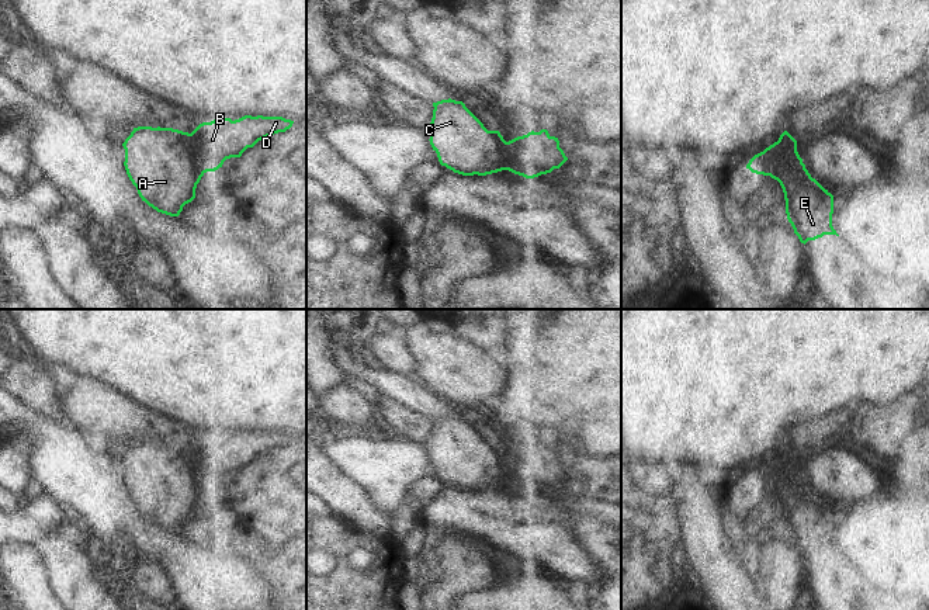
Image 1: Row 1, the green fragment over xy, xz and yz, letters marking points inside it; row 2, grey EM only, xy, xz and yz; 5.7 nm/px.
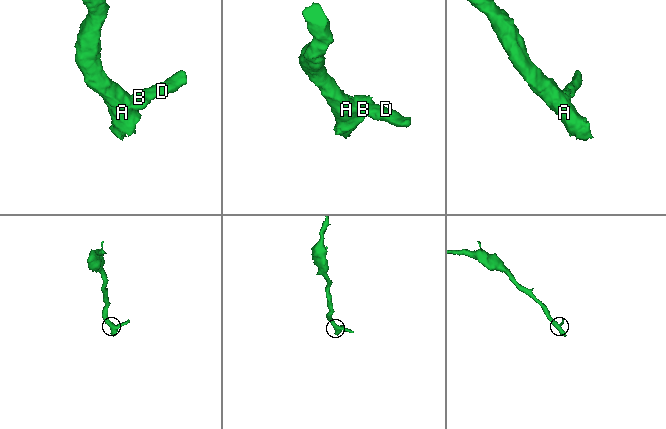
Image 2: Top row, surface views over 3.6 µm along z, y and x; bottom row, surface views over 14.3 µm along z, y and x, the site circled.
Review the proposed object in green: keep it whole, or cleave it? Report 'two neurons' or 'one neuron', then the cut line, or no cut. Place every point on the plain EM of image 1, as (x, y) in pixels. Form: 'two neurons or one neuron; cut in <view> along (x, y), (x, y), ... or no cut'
two neurons; cut in xy along (189, 449), (193, 457), (194, 475), (205, 487)

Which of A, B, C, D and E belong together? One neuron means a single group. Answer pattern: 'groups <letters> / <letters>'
groups A C E / B D

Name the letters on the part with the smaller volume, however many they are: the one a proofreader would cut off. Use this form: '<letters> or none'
B, D

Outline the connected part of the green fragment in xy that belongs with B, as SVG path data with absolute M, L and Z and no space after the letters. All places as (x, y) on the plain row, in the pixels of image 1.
M263 430L202 437L190 448L195 476L205 488L215 486L226 474L240 472L247 462L270 450L285 447L292 439L282 431Z

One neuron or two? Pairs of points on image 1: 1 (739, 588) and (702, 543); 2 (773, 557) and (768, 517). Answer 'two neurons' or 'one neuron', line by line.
1: one neuron
2: two neurons

